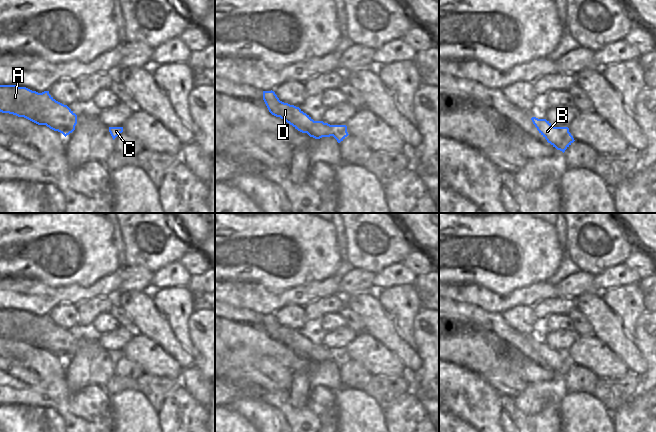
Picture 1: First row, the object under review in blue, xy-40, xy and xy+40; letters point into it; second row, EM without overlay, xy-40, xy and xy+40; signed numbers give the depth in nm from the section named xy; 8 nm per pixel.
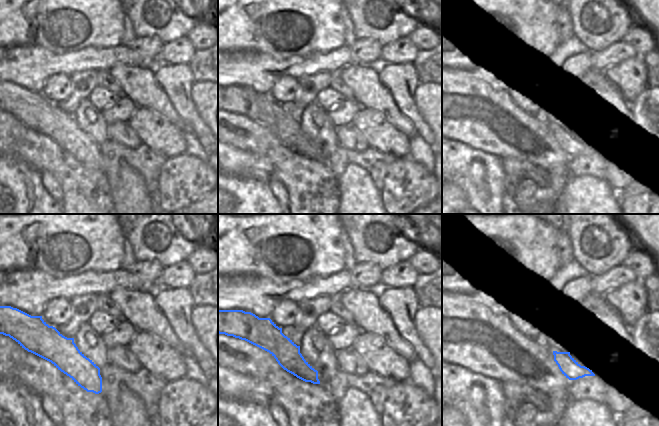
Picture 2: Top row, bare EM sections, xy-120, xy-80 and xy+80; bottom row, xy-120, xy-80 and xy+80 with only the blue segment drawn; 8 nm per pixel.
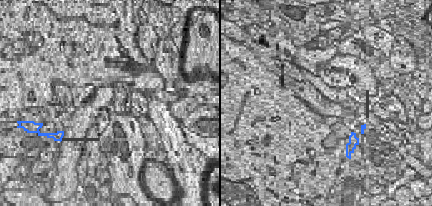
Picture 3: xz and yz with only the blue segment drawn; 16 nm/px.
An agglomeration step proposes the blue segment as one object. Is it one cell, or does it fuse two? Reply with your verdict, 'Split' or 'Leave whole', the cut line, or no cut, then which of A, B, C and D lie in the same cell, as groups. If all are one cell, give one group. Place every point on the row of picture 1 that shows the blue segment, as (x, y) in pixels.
Split. Split along xy (315, 121), (306, 132). Groups: A D / B C

